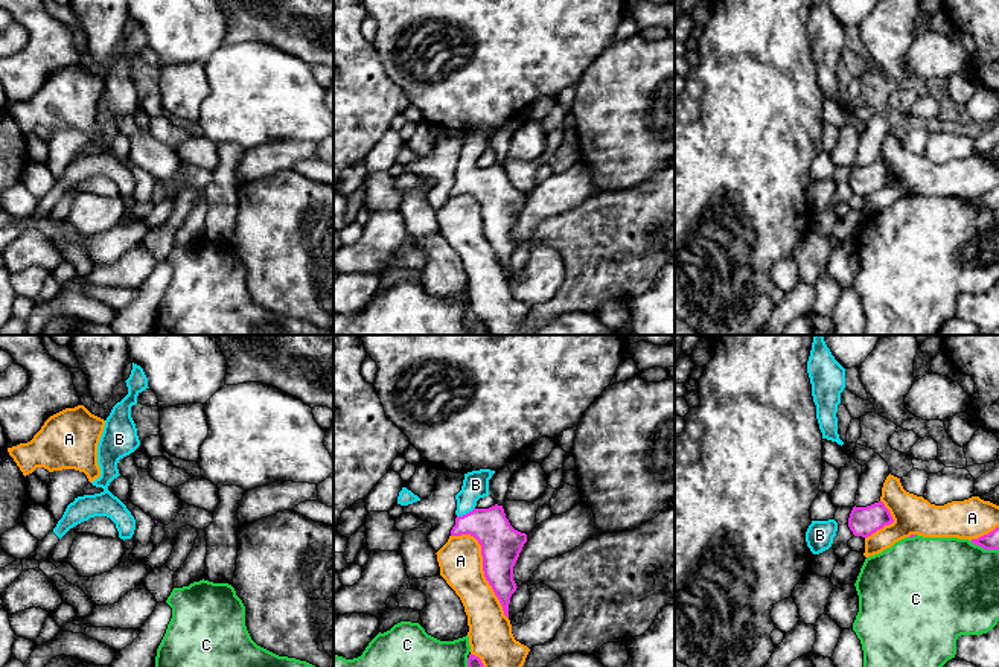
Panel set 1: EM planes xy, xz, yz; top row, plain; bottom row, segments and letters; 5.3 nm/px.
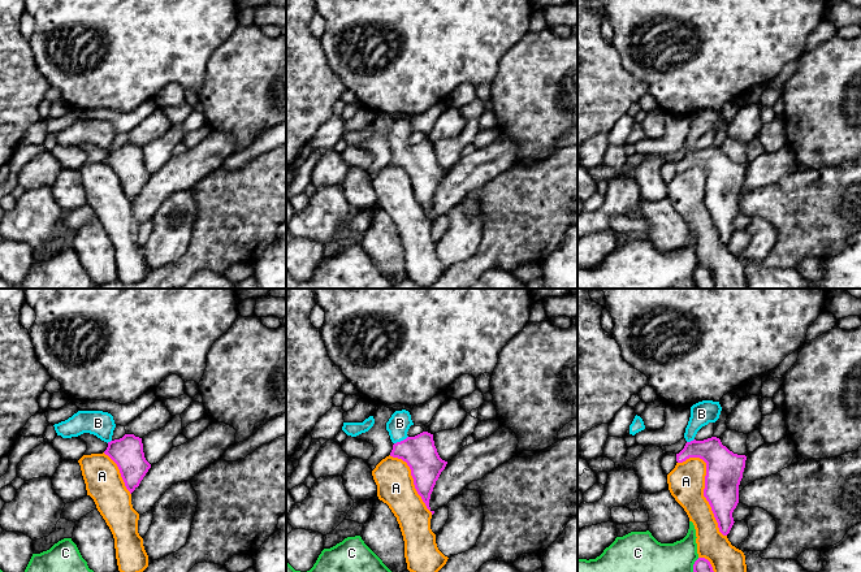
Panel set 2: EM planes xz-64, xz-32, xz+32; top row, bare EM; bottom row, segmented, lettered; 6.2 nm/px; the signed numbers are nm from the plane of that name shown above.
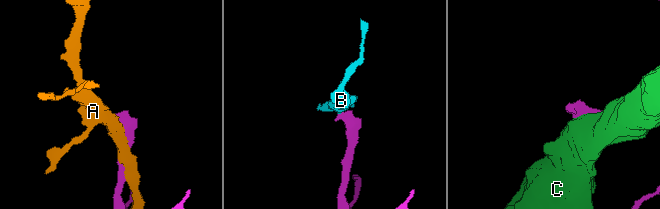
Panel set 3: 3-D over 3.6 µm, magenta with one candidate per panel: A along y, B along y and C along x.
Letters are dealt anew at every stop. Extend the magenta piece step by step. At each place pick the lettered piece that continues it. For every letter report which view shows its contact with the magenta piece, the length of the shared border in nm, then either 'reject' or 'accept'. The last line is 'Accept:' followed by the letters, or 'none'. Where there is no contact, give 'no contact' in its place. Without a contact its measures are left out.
A: meets magenta in xz; contact 550 nm long; reject
B: meets magenta in xz; contact 110 nm long; accept
C: meets magenta in yz; contact 160 nm long; reject
Accept: B

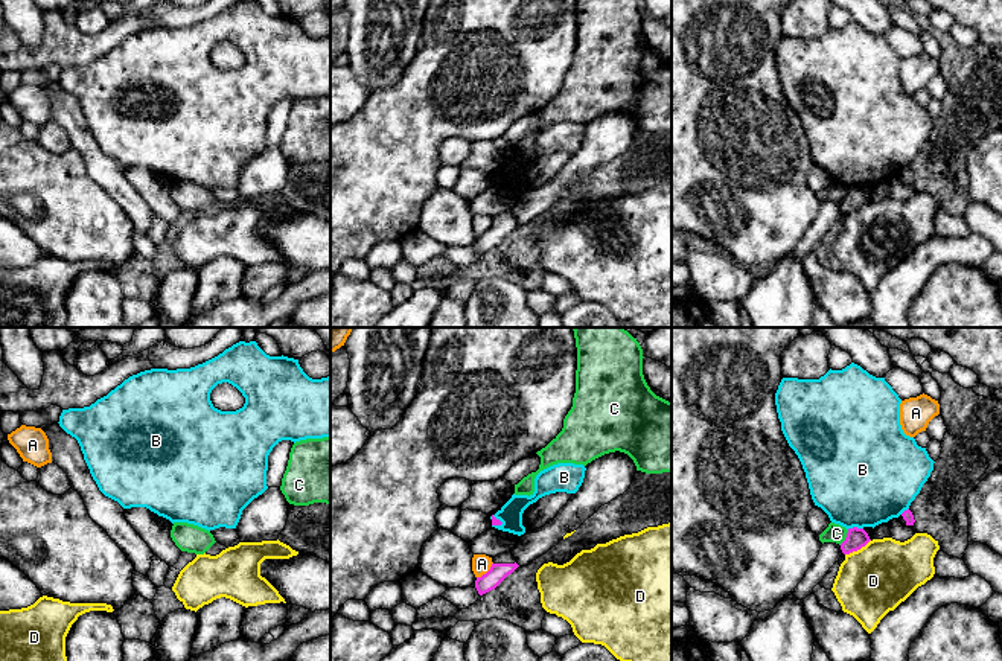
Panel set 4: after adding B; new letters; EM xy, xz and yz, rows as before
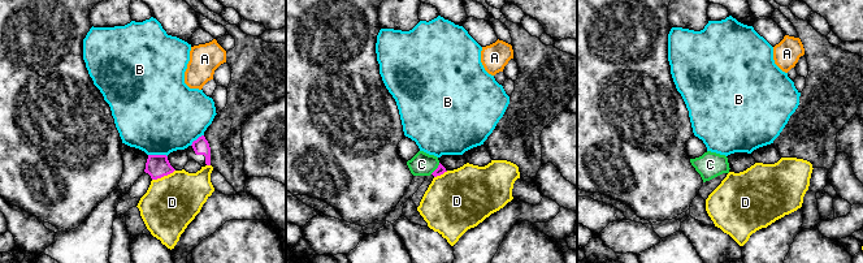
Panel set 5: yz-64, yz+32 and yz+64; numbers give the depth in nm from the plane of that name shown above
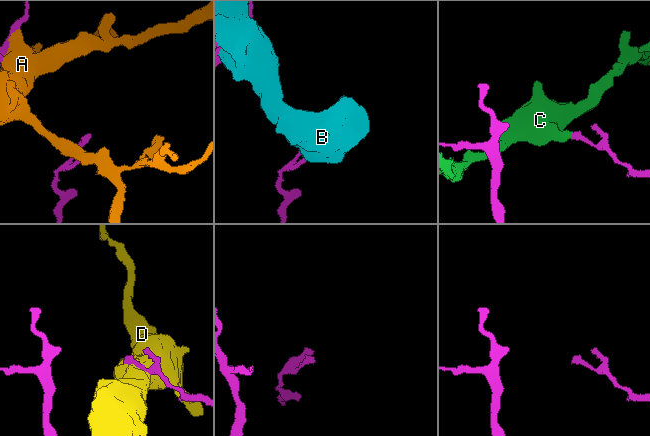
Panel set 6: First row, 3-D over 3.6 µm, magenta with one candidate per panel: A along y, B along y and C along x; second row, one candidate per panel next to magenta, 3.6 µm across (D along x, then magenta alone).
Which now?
A: meets magenta in xz; contact 120 nm long; reject
B: meets magenta in yz; contact 90 nm long; reject
C: meets magenta in yz; contact 90 nm long; reject
D: meets magenta in yz; contact 160 nm long; reject
Accept: none

